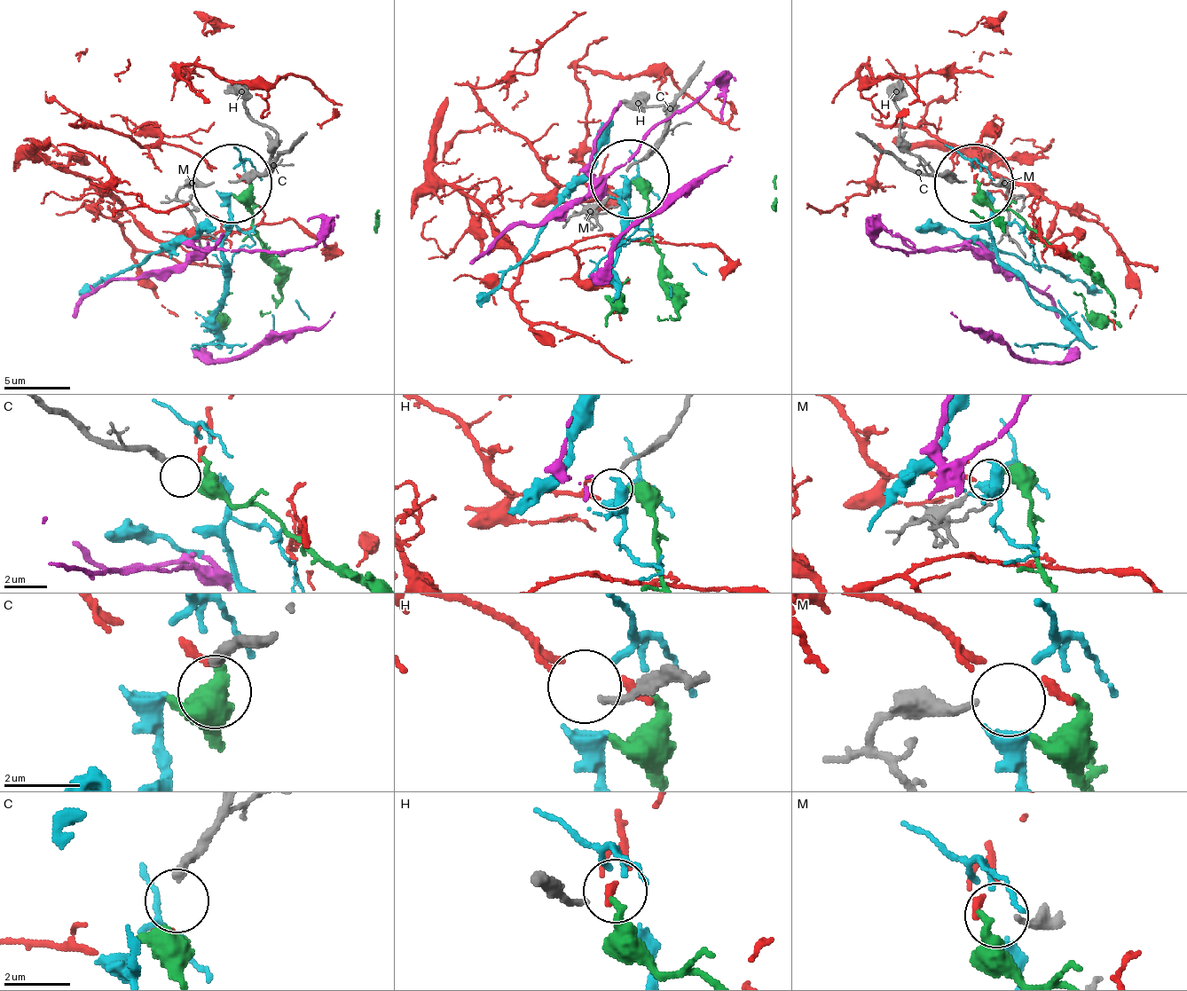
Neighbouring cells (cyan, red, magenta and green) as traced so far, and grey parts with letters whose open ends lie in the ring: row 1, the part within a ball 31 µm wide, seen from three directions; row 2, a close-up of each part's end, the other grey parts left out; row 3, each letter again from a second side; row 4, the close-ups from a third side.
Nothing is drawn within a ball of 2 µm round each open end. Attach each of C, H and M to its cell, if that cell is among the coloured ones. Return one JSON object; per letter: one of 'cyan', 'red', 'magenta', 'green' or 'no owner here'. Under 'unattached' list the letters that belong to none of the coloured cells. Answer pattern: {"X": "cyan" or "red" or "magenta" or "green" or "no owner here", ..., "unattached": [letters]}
{"C": "no owner here", "H": "no owner here", "M": "no owner here", "unattached": ["C", "H", "M"]}

